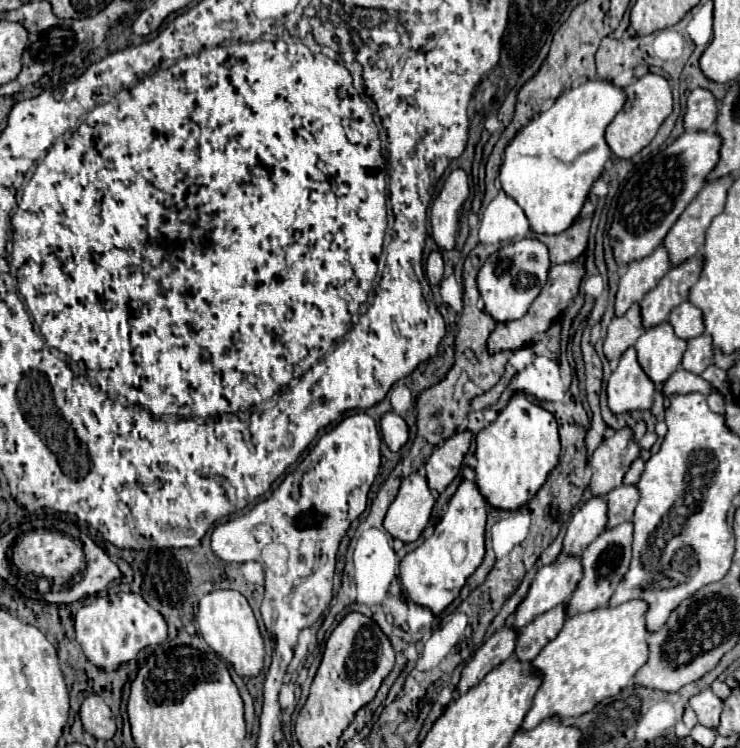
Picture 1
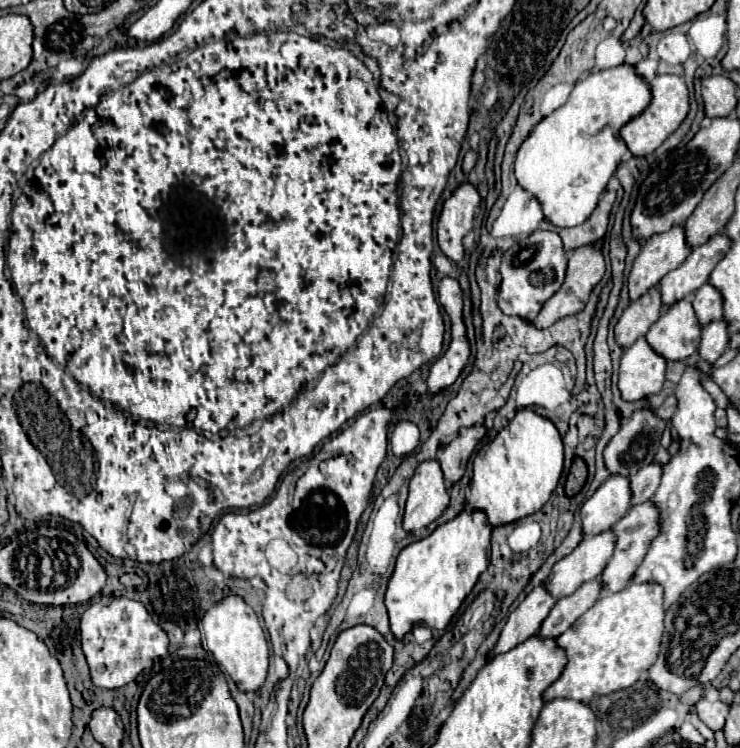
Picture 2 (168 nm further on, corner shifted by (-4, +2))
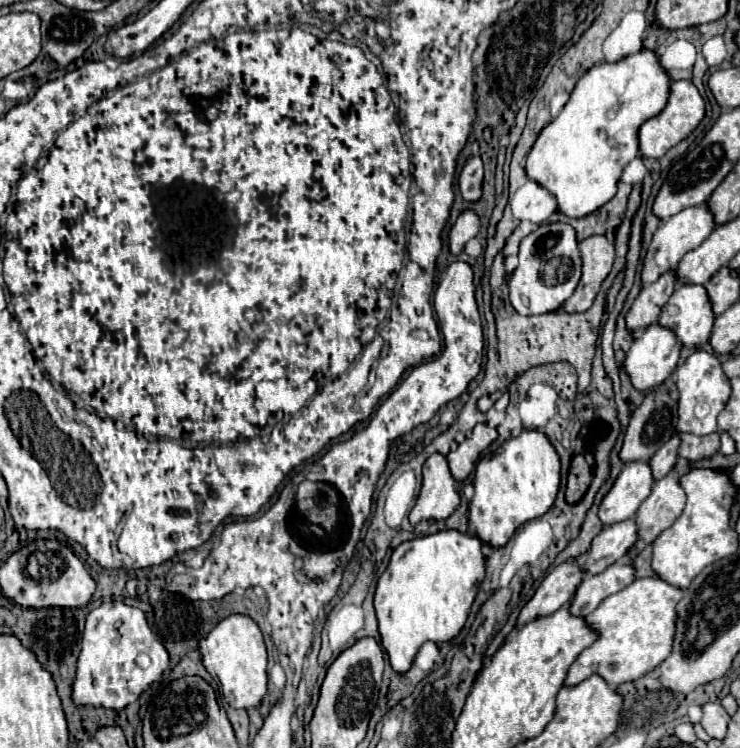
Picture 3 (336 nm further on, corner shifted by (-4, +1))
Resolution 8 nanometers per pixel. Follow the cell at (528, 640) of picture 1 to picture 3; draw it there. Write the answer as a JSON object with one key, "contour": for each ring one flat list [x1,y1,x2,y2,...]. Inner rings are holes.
{"contour":[[613,563,599,575,585,575,571,599,569,613,575,617,587,617,605,597,621,591,623,587,633,583,633,579,635,571,625,563]]}

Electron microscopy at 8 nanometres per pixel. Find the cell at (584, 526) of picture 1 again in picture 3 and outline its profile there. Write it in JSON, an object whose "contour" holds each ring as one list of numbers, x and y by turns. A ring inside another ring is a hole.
{"contour":[[643,461,625,463,617,481,613,483,613,487,599,505,597,515,601,523,611,525,631,519,639,509,639,505,651,493,651,487,653,487,653,475,647,463]]}

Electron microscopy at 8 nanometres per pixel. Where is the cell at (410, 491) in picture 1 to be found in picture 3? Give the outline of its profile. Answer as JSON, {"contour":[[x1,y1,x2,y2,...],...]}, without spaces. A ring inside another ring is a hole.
{"contour":[[431,455,423,465,423,483,417,495,415,507,409,513,409,523,429,519,447,519,459,507,459,493,455,491,455,479,449,473,443,455]]}

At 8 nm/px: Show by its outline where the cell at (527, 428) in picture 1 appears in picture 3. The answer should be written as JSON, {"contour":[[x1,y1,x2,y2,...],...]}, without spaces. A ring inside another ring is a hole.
{"contour":[[521,431,517,437,507,439,495,453,495,457,487,459,483,457,477,463,475,469,475,495,473,501,469,505,469,519,471,519,471,531,477,533,477,537,485,543,489,543,491,547,501,547,509,541,509,537,513,535,513,531,523,525,529,519,541,517,543,513,549,511,549,507,553,505,557,491,559,491,559,465,561,459,555,451,555,447,551,445,549,437,543,431]]}

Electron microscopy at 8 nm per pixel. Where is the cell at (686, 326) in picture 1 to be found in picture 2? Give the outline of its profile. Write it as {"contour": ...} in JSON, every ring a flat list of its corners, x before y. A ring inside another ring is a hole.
{"contour":[[705,282,693,296,691,296,693,308,697,312,697,318,701,324,709,324,723,318,723,296,721,292]]}

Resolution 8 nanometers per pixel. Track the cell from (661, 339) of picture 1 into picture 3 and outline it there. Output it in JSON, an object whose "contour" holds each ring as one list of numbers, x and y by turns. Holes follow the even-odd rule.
{"contour":[[679,285,661,311,659,325,671,327,685,347,701,347,709,341,715,315,703,285]]}

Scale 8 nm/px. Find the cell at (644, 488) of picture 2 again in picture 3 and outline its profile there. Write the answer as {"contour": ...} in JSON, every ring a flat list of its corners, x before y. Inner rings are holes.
{"contour":[[673,435,649,461,649,467,653,471,653,479,659,481,663,479,675,465,675,457,677,457,677,447,679,447,679,439,677,435]]}

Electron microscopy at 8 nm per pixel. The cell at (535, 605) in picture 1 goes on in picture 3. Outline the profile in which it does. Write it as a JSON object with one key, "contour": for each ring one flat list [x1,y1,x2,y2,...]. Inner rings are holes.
{"contour":[[633,519,607,525,593,539,587,551,587,561,583,563,581,569,591,575,603,573,609,565,617,563,635,541,637,541,637,527]]}

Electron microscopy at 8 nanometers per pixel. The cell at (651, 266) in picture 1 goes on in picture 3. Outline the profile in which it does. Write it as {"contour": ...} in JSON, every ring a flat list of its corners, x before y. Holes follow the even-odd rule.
{"contour":[[697,205,697,207,689,207,689,209,683,209,681,213,669,217,667,221,663,221,659,225,659,229,655,231,653,239,651,239,651,245,647,249,647,255,643,259,643,269,641,269,641,283,647,285,647,283,655,283,663,273,667,271,675,271,677,269,677,263,681,261,681,257,693,249,697,249,707,237,709,233,715,229,715,223,713,223,713,215,707,211,707,205]]}

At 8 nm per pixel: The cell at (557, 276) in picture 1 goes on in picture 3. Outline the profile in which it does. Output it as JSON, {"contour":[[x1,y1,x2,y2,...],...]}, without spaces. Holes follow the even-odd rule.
{"contour":[[593,235,579,243,581,251,581,281,575,289,575,293,563,303,563,311,569,313,581,313,587,311,593,305,593,299,603,283,603,279,609,275,615,259,615,247,607,237,603,235]]}

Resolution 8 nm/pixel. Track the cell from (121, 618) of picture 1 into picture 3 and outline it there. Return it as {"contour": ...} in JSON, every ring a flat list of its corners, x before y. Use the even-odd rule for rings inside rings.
{"contour":[[101,603,87,615,81,655,73,683,73,701,83,707,123,709,169,667,169,653,151,633,145,613,125,603]]}

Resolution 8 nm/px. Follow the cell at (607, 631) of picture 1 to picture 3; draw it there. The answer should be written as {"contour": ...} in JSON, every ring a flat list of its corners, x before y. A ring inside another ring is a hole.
{"contour":[[645,577,635,579,629,587,603,599,601,605,585,617,591,631,597,633,597,641,579,653,575,663,569,667,563,685,575,687,577,683,589,679,589,675,601,675,609,687,619,687,621,683,635,681,653,671,671,653,675,635,675,605,681,595,681,589,671,587,659,577]]}

